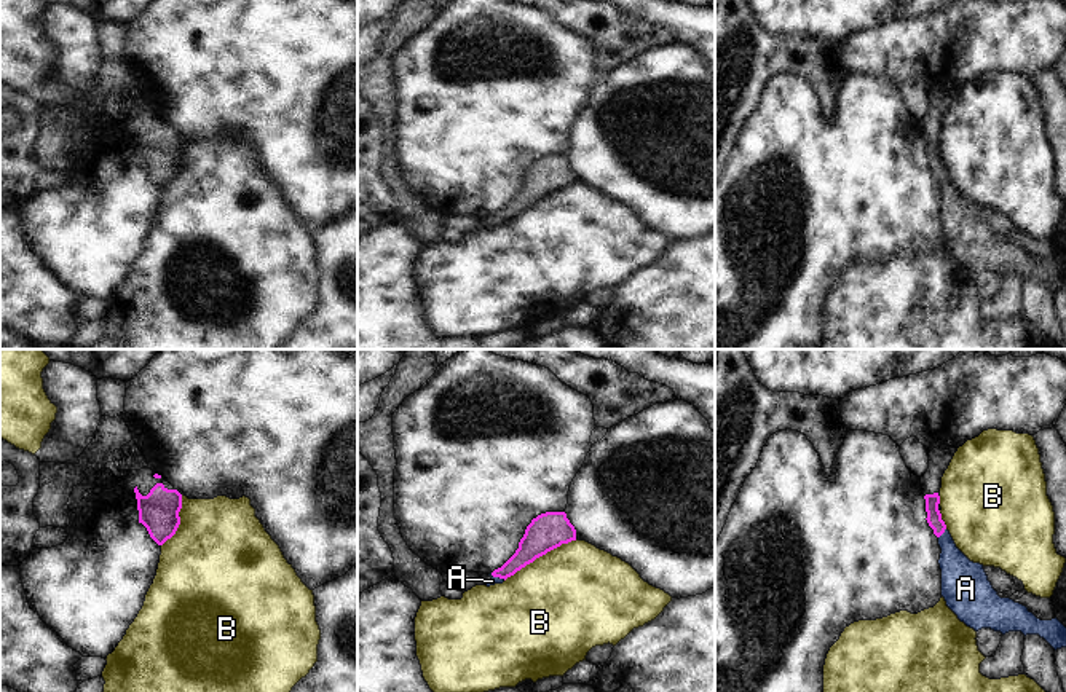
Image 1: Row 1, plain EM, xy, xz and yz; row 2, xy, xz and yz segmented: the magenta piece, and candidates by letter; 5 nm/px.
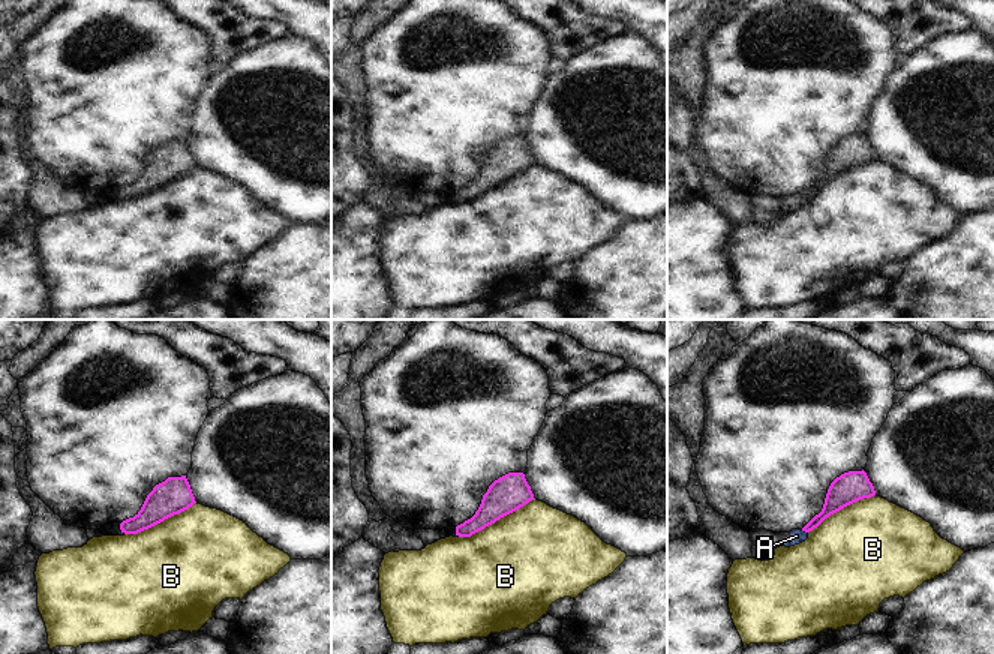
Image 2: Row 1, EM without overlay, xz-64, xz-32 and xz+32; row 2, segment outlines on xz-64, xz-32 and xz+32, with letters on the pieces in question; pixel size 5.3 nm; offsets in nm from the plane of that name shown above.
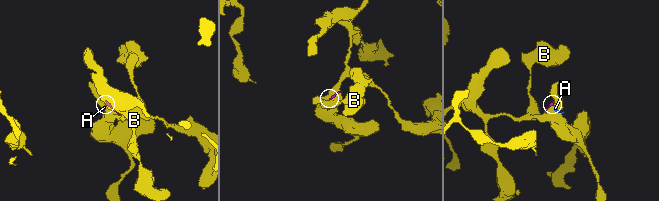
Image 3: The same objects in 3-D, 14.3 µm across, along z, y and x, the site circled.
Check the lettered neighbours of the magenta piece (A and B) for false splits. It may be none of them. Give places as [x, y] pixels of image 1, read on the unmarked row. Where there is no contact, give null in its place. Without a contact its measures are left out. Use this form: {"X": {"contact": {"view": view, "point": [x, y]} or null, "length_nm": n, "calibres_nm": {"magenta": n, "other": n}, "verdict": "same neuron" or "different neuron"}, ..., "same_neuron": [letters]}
{"A": {"contact": {"view": "yz", "point": [943, 174]}, "length_nm": 70, "calibres_nm": {"magenta": 80, "other": 200}, "verdict": "same neuron"}, "B": {"contact": {"view": "xz", "point": [540, 198]}, "length_nm": 420, "calibres_nm": {"magenta": 190, "other": 480}, "verdict": "different neuron"}, "same_neuron": ["A"]}

